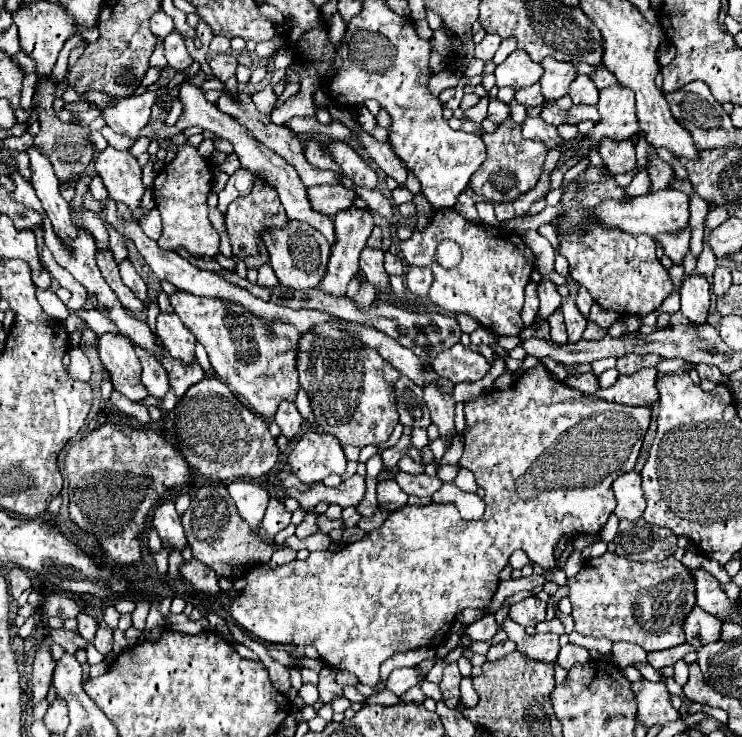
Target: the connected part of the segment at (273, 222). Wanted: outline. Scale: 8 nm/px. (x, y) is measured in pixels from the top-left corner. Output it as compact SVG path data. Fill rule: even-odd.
M256 180L252 192L248 196L244 196L244 198L234 200L228 206L228 212L226 212L226 228L228 228L228 238L230 238L234 256L238 256L242 260L248 258L248 256L256 256L258 254L258 244L256 244L258 234L264 228L284 228L286 222L288 222L288 216L286 216L282 204L278 200L276 190L272 190L264 182Z

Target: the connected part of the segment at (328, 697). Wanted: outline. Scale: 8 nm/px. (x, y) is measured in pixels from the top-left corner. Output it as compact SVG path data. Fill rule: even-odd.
M326 664L326 666L322 668L322 672L320 672L318 692L320 692L320 702L322 702L322 704L330 704L334 698L344 696L342 686L334 690L334 684L336 684L336 672L338 672L338 670L332 668L332 666L328 666L328 664ZM334 692L336 692L336 696L334 696Z

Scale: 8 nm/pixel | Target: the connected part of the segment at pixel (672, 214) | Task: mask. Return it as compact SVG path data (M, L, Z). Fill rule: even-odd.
M668 188L660 190L656 194L644 194L632 198L628 204L620 204L616 200L606 200L596 208L596 216L600 218L602 224L606 226L616 226L622 228L628 234L648 234L648 236L660 236L660 234L676 234L682 232L688 226L688 198L684 192Z

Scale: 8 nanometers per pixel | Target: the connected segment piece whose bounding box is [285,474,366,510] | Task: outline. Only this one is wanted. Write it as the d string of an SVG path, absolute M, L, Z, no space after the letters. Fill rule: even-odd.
M354 474L350 480L340 484L338 488L326 488L324 484L314 484L312 490L308 492L299 492L295 488L287 488L285 493L287 497L296 499L302 510L314 508L318 502L328 502L328 504L338 504L342 508L348 506L358 506L364 498L366 484L360 474Z

